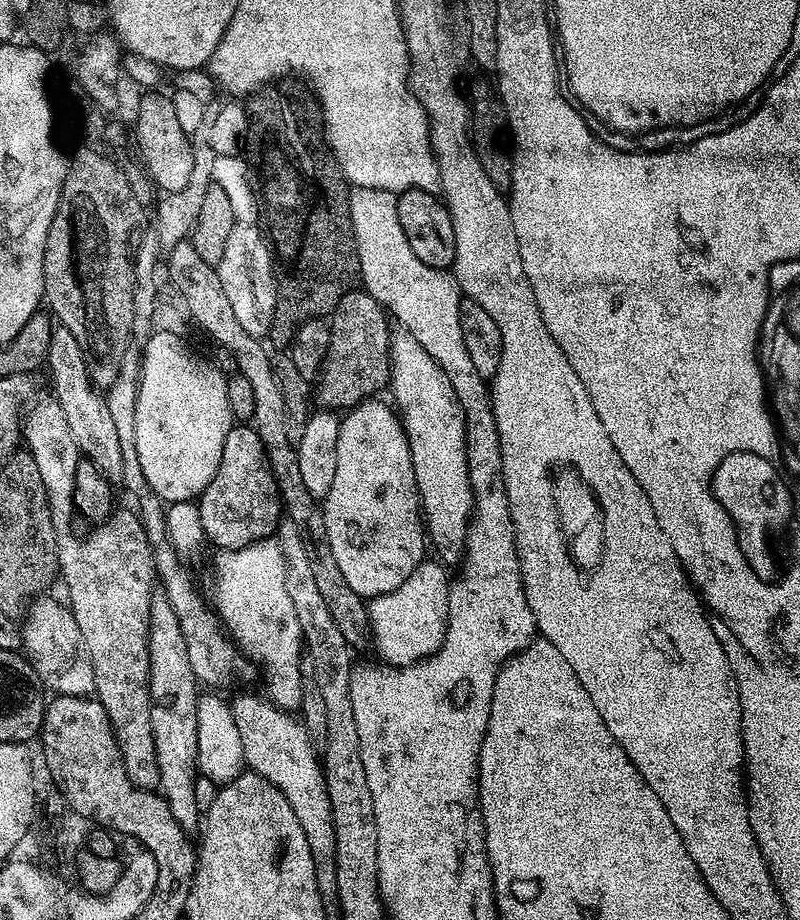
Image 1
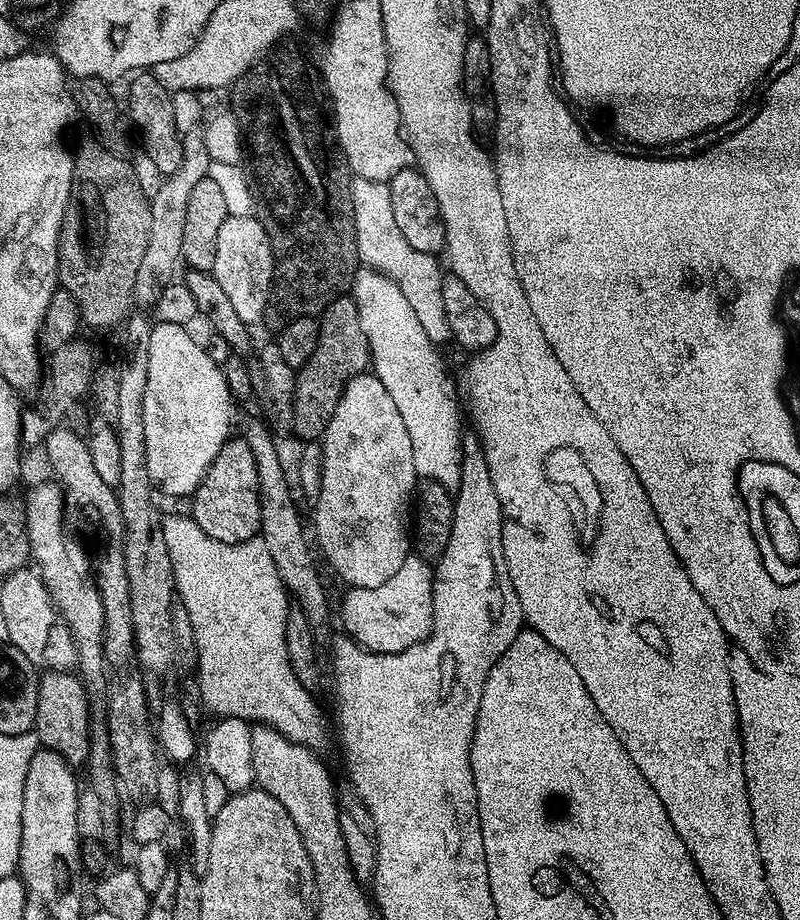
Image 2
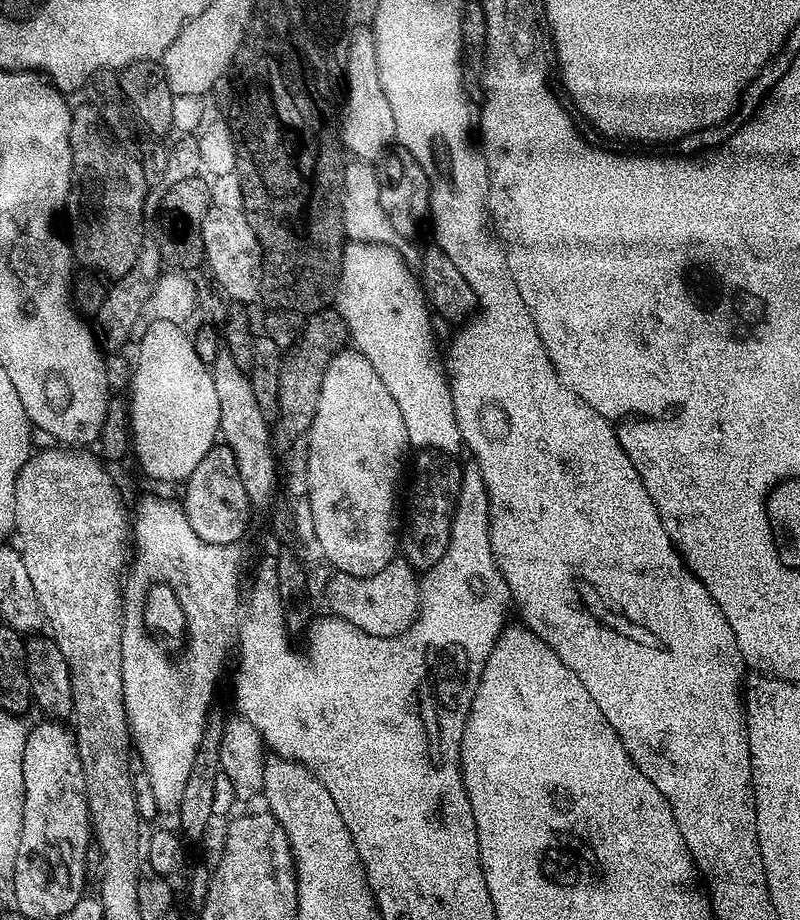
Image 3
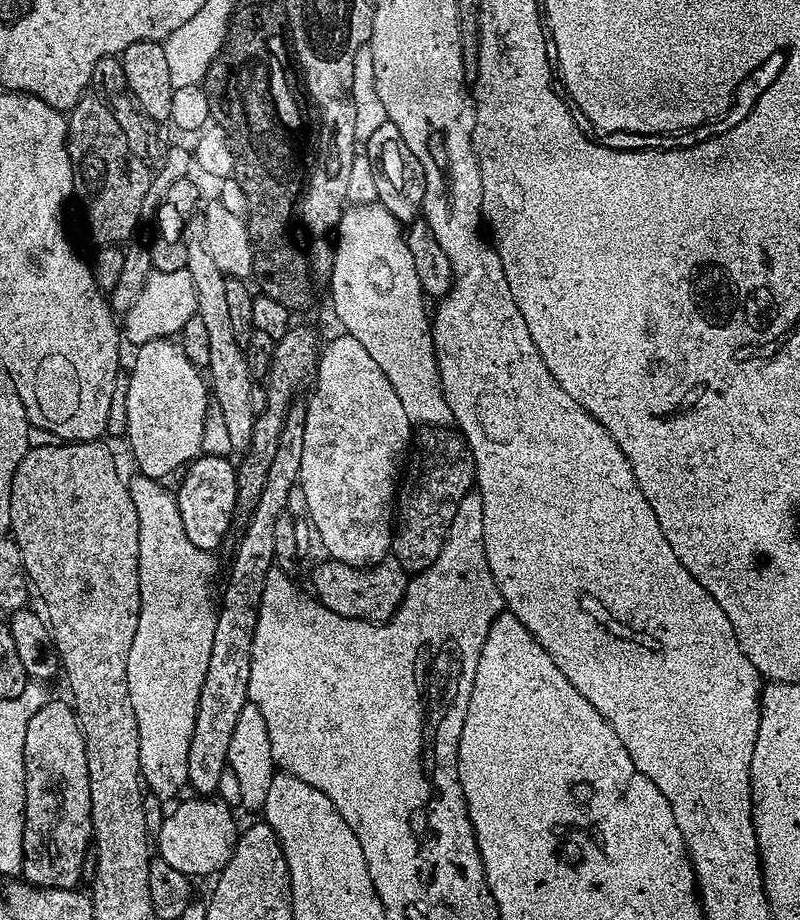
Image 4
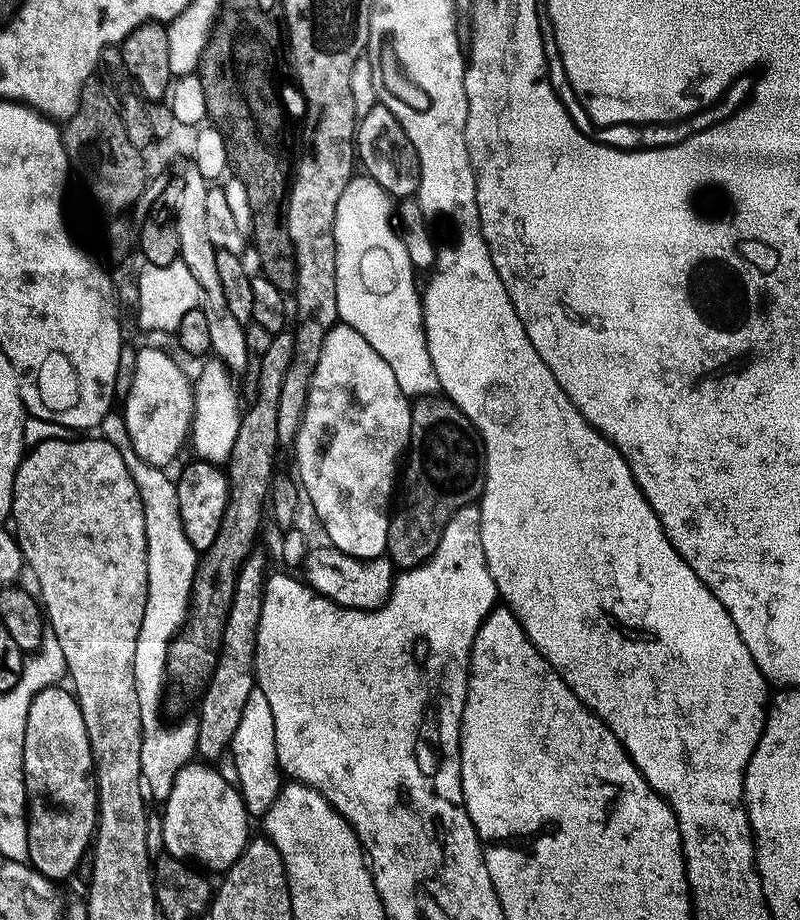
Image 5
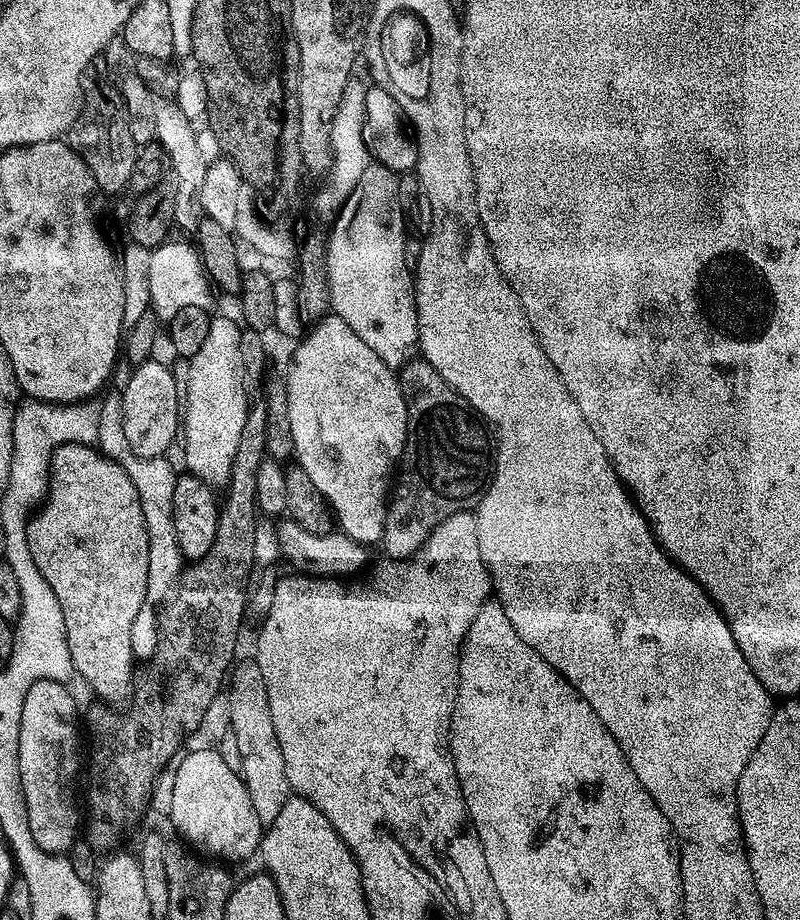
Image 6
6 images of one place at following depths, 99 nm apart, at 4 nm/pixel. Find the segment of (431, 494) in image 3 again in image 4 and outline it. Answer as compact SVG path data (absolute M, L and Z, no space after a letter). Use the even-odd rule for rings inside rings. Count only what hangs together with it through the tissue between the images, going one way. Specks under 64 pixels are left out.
M409 446L406 450L402 450L402 458L398 460L398 487L394 501L394 527L392 529L392 547L390 552L401 566L404 567L405 572L415 574L426 570L436 561L438 554L442 554L442 546L448 537L450 522L454 522L454 514L458 514L458 502L462 502L462 498L466 498L466 494L473 491L477 475L476 459L466 446L460 446L460 448L416 448L416 446Z

